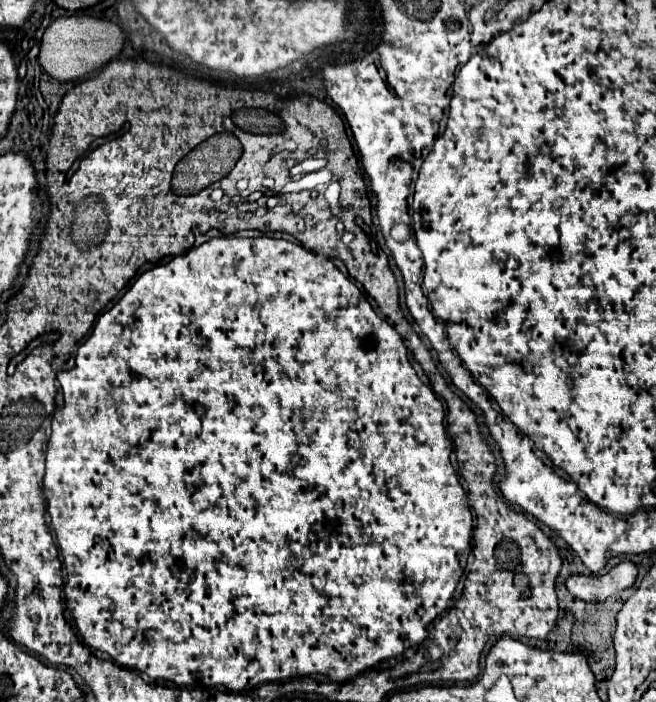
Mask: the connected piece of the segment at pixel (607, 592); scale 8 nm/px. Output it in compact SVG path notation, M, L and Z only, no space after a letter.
M622 561L612 567L606 575L570 575L566 579L566 589L582 601L604 601L614 593L620 593L634 585L638 569L632 561Z

